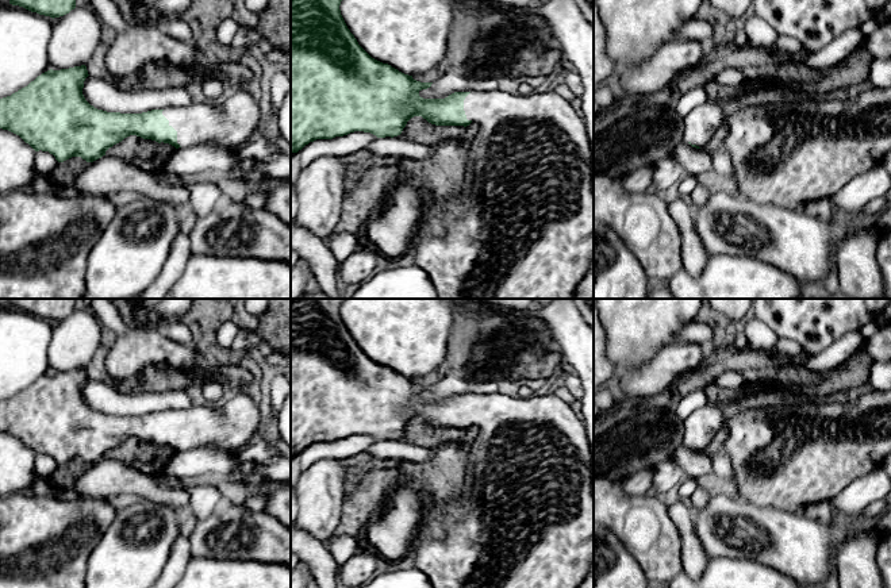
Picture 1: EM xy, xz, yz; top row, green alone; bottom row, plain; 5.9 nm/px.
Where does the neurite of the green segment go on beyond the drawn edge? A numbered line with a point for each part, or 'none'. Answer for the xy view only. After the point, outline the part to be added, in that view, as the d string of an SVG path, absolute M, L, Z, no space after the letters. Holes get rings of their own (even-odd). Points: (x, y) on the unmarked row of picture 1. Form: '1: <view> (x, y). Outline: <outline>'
1: xy (234, 423). Outline: M235 393L216 406L165 411L162 418L177 434L181 450L200 446L247 447L262 427L258 403L245 393Z

